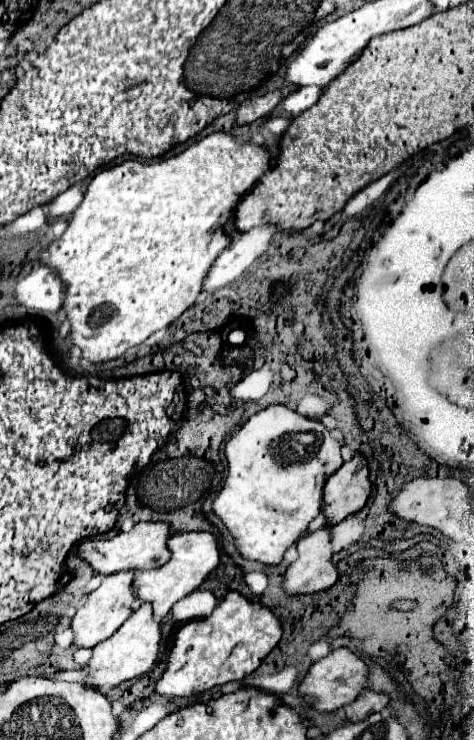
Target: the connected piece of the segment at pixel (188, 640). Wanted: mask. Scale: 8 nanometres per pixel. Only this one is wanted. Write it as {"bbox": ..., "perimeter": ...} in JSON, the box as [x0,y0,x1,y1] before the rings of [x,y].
{"bbox":[154,591,280,699],"perimeter":[[[236,591],[226,593],[208,617],[192,619],[176,631],[166,671],[156,681],[154,693],[168,699],[190,697],[228,681],[240,681],[260,667],[264,657],[278,645],[280,637],[280,621],[268,607]]]}

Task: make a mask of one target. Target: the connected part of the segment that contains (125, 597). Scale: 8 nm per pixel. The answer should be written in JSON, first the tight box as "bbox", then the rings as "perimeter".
{"bbox":[70,571,136,649],"perimeter":[[[120,571],[120,573],[108,575],[102,579],[100,587],[88,595],[88,601],[78,609],[70,625],[74,631],[74,641],[72,641],[74,647],[78,649],[96,647],[98,643],[112,637],[118,631],[118,627],[124,623],[124,619],[130,617],[132,605],[136,605],[136,597],[132,591],[132,579],[134,579],[134,571]]]}

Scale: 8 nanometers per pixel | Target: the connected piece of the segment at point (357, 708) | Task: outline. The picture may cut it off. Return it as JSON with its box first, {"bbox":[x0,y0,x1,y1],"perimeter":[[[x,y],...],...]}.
{"bbox":[342,689,388,723],"perimeter":[[[364,689],[358,695],[358,699],[354,703],[346,705],[342,711],[344,711],[344,719],[350,723],[350,721],[362,721],[372,713],[382,711],[386,705],[388,705],[388,695]]]}

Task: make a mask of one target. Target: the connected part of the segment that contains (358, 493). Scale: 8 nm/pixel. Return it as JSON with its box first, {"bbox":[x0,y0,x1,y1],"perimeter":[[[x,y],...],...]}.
{"bbox":[322,455,370,527],"perimeter":[[[354,455],[352,461],[344,463],[324,485],[322,493],[322,515],[328,527],[338,525],[348,515],[358,513],[370,495],[368,467],[362,455]]]}

